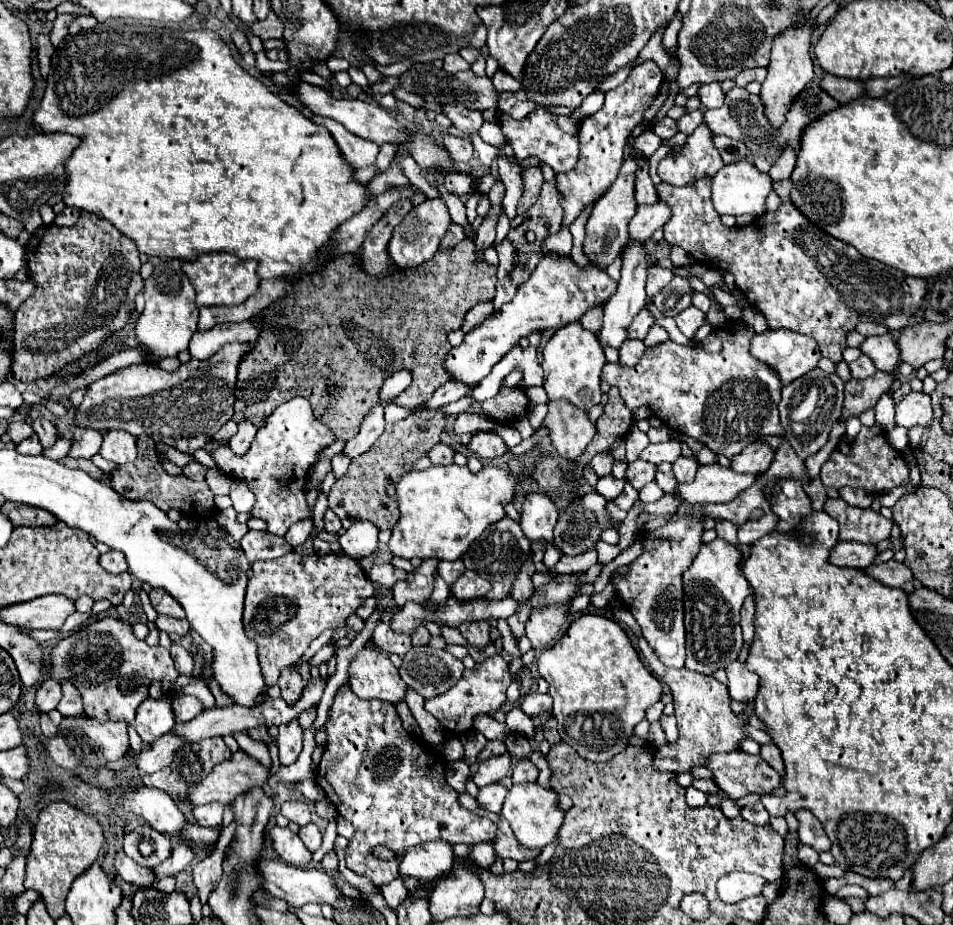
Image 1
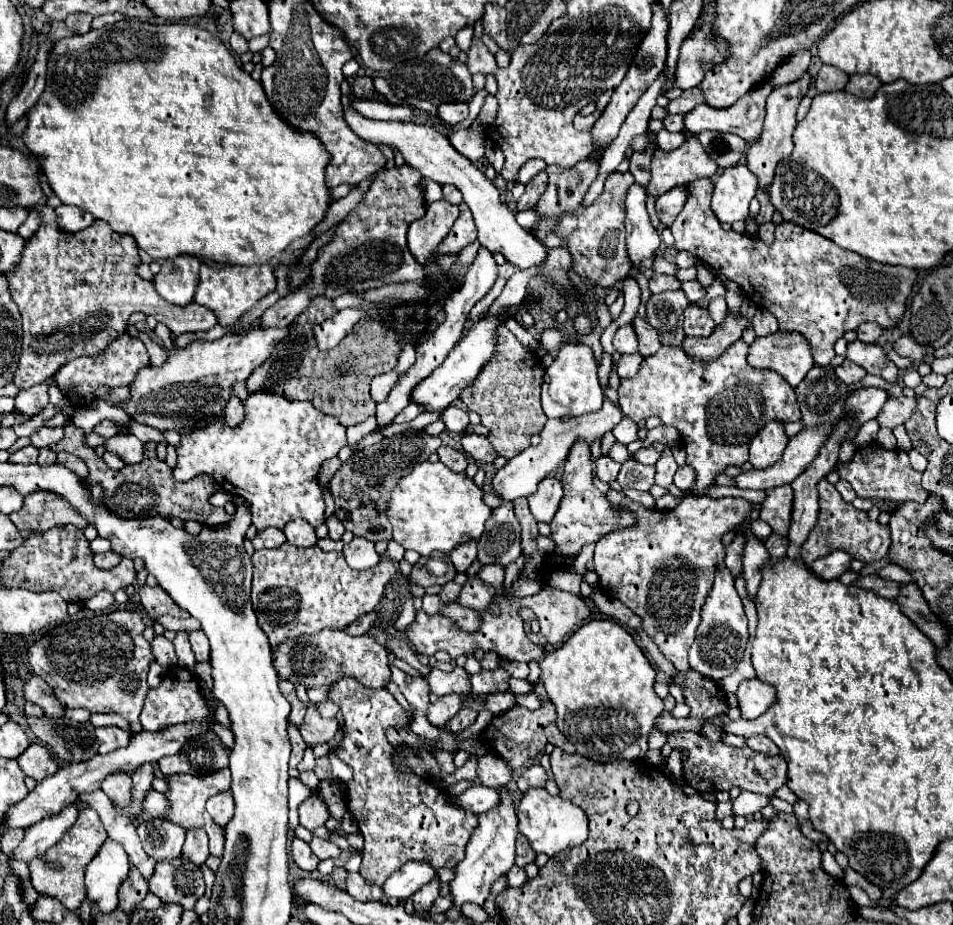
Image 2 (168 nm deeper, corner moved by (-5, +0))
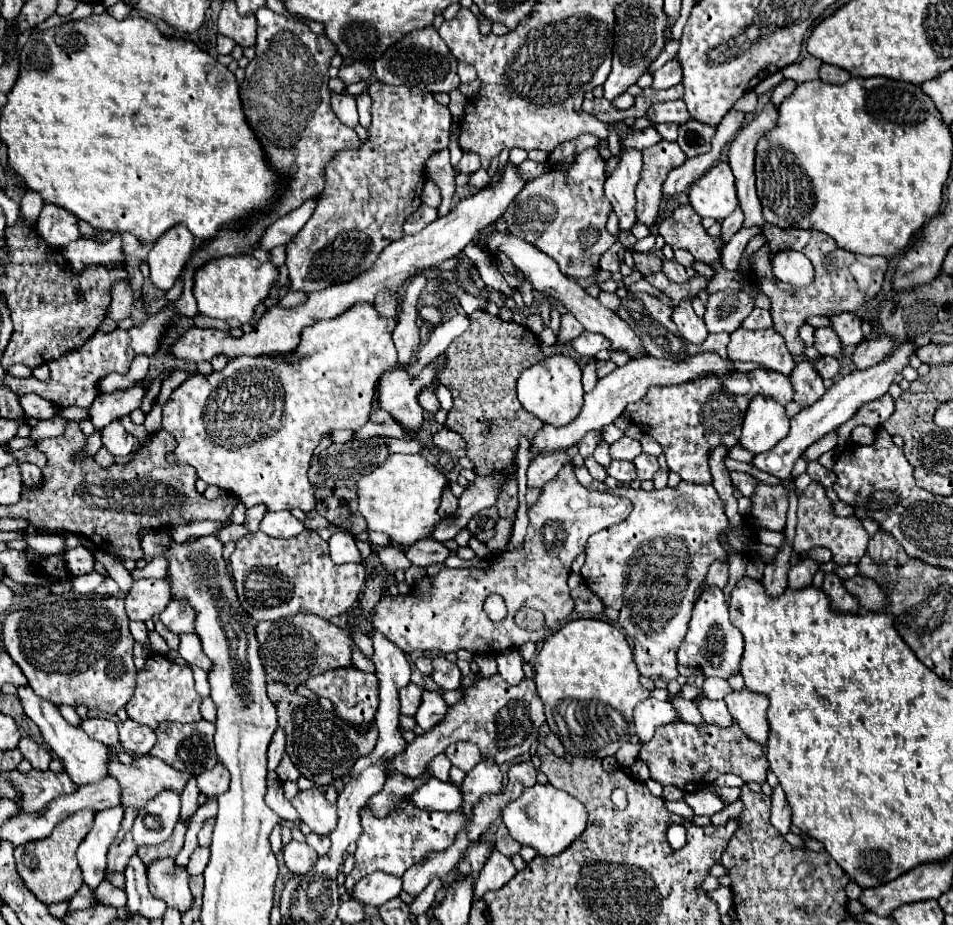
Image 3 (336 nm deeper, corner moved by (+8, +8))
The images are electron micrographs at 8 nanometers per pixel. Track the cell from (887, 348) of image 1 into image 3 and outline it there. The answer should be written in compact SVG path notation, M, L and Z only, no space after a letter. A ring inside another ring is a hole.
M816 328L814 330L814 348L822 356L842 356L842 346L838 346L838 336L832 328Z

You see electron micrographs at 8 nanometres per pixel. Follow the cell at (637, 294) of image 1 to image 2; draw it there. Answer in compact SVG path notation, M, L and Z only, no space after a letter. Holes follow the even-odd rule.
M633 184L627 194L627 218L625 218L625 228L627 228L627 258L631 262L631 268L641 270L641 262L645 258L653 258L659 244L661 236L653 228L651 218L645 208L645 198L647 192L643 186Z

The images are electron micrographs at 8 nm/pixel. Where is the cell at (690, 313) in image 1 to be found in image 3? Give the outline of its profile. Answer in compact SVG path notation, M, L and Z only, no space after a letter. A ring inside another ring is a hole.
M684 302L684 306L674 308L672 320L676 322L680 334L682 334L688 342L692 342L692 344L702 344L702 342L706 340L706 336L708 336L706 324L704 324L704 320L700 320L700 318L694 314L690 302Z

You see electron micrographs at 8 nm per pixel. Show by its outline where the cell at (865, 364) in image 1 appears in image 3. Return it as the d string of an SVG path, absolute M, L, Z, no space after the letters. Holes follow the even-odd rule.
M822 356L818 362L814 362L814 370L818 372L818 376L822 380L828 380L828 378L834 378L838 374L838 360L834 356Z

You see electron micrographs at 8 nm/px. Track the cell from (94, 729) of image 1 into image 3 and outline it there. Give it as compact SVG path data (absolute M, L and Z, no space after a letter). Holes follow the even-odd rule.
M88 718L80 726L90 738L106 744L106 746L116 746L118 744L118 730L112 720L104 718Z

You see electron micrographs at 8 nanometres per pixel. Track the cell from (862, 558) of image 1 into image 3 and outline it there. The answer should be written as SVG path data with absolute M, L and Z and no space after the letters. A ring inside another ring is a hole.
M806 558L806 560L800 560L794 568L790 568L788 572L788 588L792 590L800 590L804 586L810 586L812 584L812 576L814 572L818 570L818 562Z

